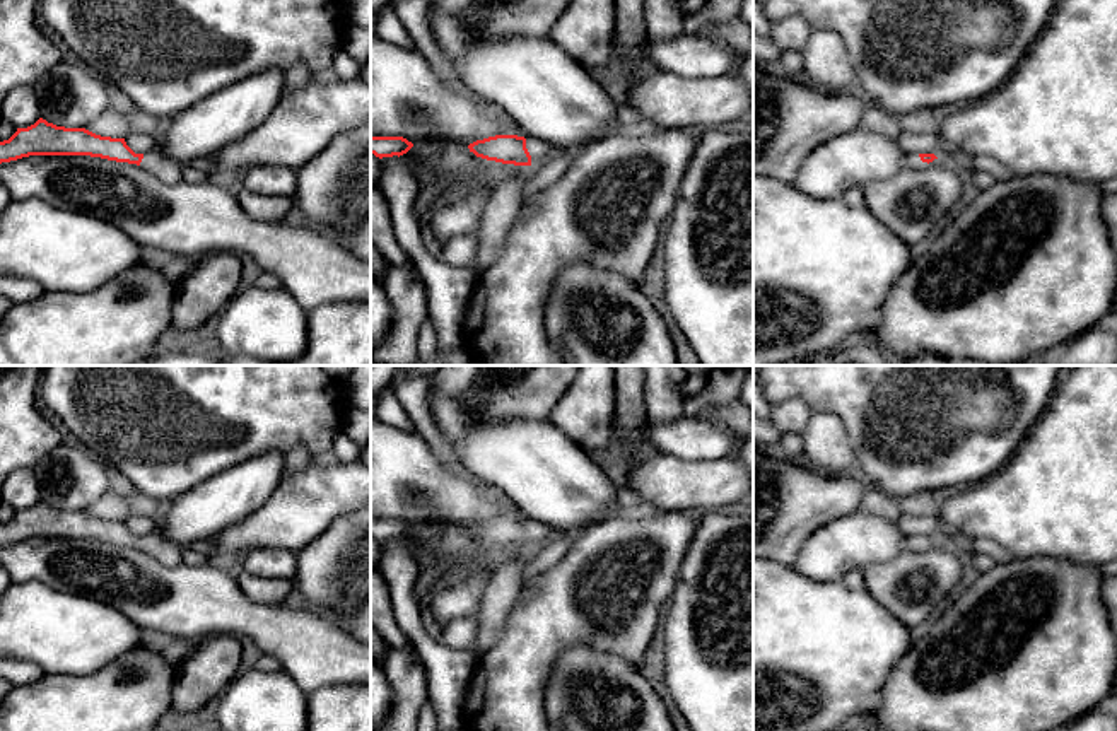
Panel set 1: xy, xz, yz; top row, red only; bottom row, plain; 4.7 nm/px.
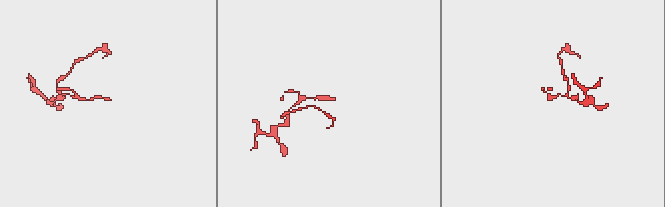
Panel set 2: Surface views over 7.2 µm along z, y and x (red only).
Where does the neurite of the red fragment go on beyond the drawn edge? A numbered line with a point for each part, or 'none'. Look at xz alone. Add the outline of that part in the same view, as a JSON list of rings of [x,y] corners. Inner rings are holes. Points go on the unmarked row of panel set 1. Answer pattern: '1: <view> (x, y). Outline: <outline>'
1: xz (538, 532). Outline: [[[526,518],[526,531],[531,538],[531,547],[535,548],[536,545],[552,540],[557,536],[557,533],[548,526],[540,521]]]

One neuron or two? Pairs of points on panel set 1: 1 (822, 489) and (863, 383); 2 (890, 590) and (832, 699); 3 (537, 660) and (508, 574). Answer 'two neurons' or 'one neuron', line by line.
1: two neurons
2: two neurons
3: two neurons

